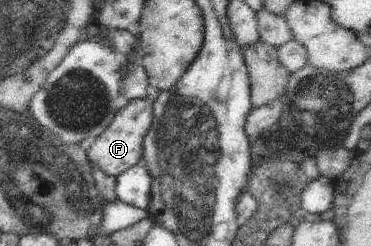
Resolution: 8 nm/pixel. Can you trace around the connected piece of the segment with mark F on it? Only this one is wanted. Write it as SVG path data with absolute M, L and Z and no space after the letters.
M152 98L136 99L120 109L106 131L100 134L87 151L87 158L91 165L112 177L118 177L133 168L143 156L143 141L153 120L153 105Z

